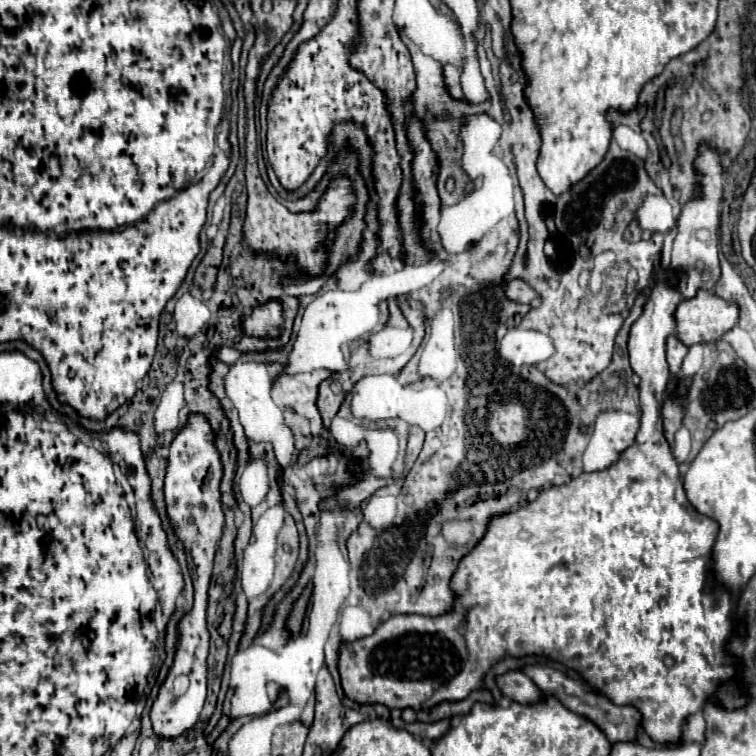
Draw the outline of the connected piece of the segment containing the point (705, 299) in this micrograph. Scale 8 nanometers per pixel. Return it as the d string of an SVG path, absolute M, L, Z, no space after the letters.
M700 289L694 299L682 301L676 309L676 335L684 345L712 343L724 337L740 319L736 303Z

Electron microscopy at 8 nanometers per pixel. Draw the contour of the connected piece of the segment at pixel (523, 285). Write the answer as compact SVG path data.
M512 279L506 285L506 297L516 301L516 303L534 303L534 299L538 299L540 295L536 295L536 291L522 279Z

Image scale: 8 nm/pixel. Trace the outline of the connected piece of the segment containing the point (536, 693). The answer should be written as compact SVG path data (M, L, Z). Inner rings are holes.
M508 671L504 675L498 675L496 685L504 697L518 703L536 703L542 697L540 689L522 671Z

